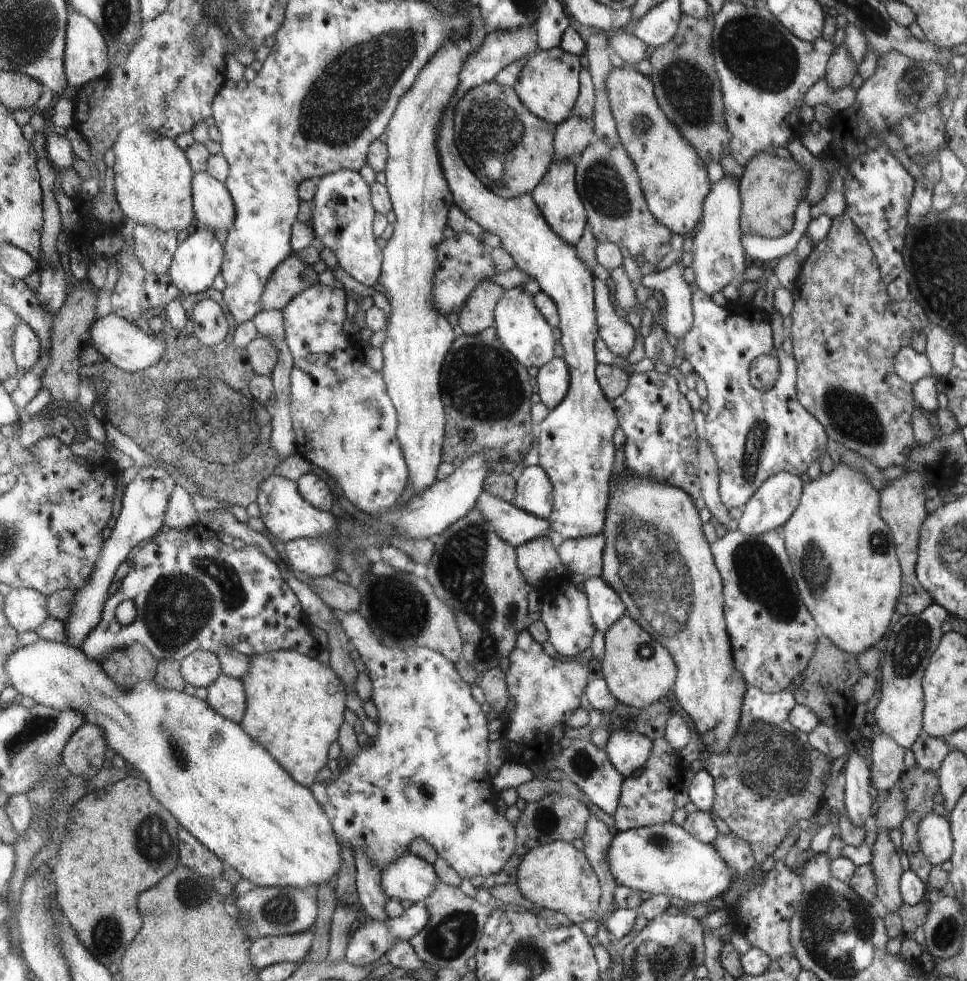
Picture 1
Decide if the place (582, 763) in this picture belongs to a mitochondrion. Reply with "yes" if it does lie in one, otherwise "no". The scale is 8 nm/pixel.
yes

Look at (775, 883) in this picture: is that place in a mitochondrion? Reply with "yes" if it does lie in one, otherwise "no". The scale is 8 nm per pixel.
no

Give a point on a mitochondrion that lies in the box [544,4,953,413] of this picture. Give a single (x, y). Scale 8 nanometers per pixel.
(756, 51)

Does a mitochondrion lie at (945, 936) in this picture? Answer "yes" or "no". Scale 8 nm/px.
yes

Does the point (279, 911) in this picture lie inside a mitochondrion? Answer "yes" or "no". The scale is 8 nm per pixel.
yes

